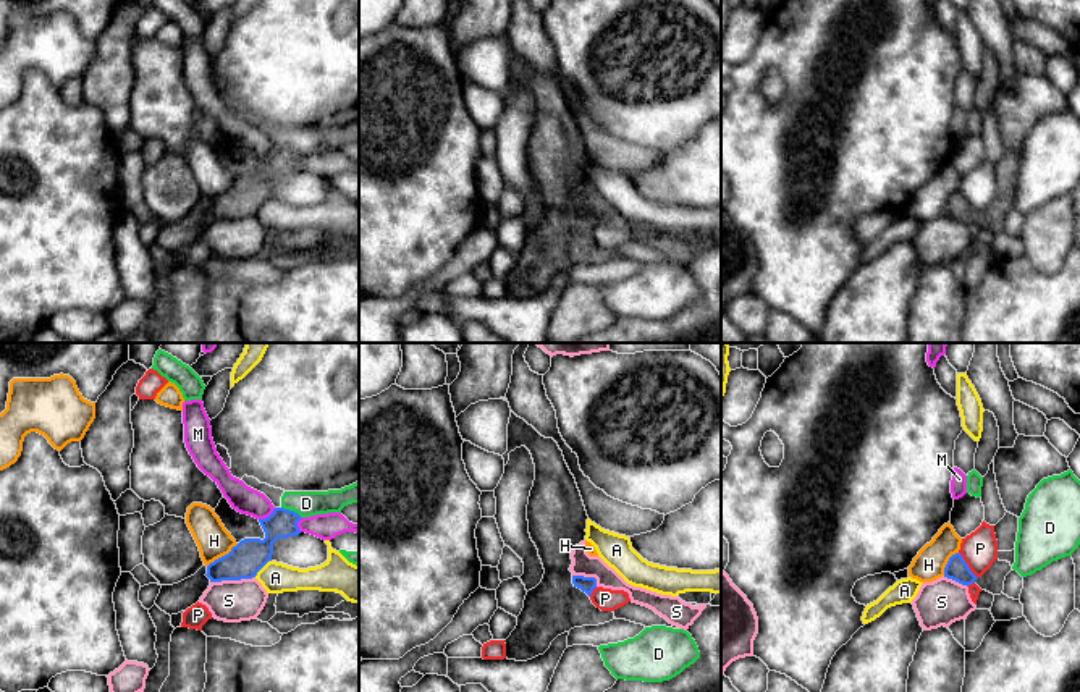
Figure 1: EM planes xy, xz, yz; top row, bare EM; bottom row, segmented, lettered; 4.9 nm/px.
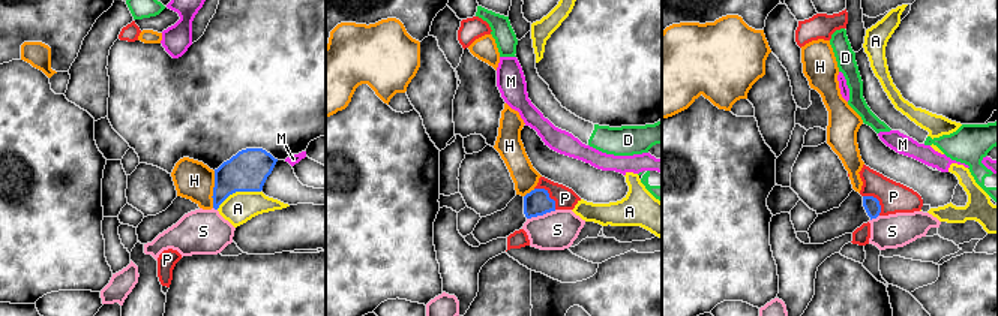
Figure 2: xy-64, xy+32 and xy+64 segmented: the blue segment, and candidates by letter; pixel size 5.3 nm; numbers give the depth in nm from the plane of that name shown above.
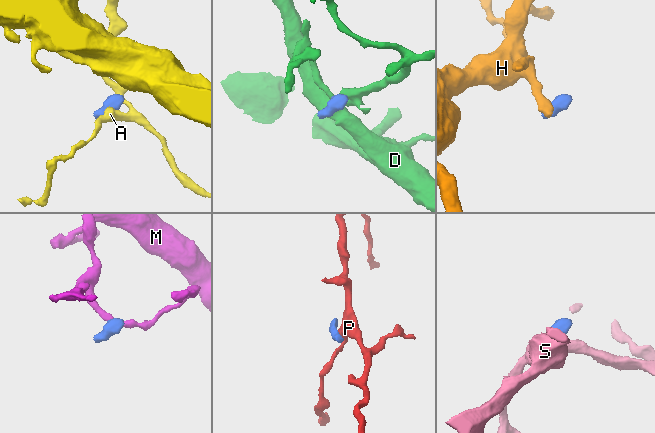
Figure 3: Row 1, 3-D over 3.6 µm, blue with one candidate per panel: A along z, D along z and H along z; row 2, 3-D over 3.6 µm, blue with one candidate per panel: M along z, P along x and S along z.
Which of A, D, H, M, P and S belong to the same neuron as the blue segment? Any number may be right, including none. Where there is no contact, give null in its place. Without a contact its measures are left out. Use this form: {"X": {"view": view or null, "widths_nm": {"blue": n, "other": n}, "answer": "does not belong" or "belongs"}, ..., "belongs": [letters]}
{"A": {"view": "xy", "widths_nm": {"blue": 170, "other": 160}, "answer": "does not belong"}, "D": {"view": "xy", "widths_nm": {"blue": 150, "other": 130}, "answer": "does not belong"}, "H": {"view": "xy", "widths_nm": {"blue": 170, "other": 170}, "answer": "does not belong"}, "M": {"view": "xy", "widths_nm": {"blue": 170, "other": 140}, "answer": "does not belong"}, "P": {"view": "yz", "widths_nm": {"blue": 110, "other": 180}, "answer": "does not belong"}, "S": {"view": "xy", "widths_nm": {"blue": 170, "other": 200}, "answer": "does not belong"}, "belongs": []}

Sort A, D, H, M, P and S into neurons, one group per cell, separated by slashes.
A / D / H / M / P / S

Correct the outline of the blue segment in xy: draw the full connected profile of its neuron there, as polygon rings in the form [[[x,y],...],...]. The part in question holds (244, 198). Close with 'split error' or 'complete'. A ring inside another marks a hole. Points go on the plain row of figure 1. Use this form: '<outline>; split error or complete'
[[[275,146],[273,150],[259,157],[265,176],[244,176],[231,189],[209,204],[202,204],[194,213],[162,223],[155,243],[167,252],[178,252],[196,243],[212,220],[252,217],[272,199],[273,181],[278,176],[299,173],[297,160],[302,155],[289,147]]]; split error

